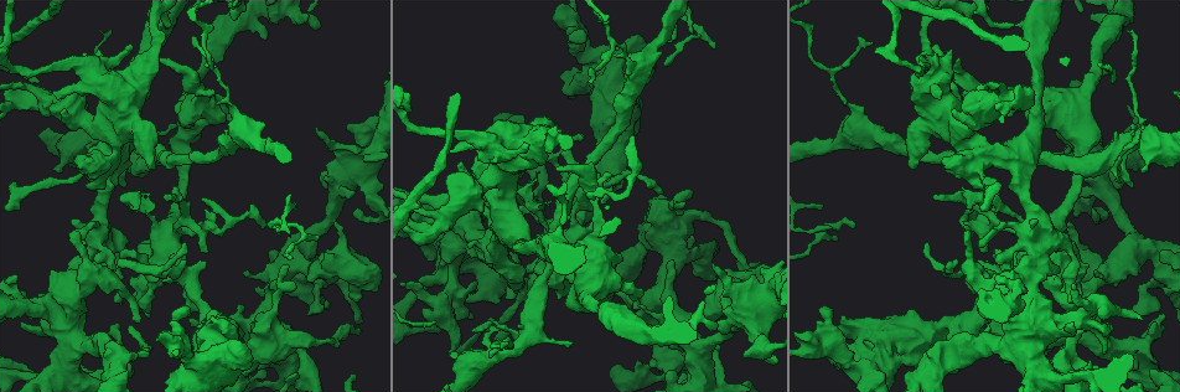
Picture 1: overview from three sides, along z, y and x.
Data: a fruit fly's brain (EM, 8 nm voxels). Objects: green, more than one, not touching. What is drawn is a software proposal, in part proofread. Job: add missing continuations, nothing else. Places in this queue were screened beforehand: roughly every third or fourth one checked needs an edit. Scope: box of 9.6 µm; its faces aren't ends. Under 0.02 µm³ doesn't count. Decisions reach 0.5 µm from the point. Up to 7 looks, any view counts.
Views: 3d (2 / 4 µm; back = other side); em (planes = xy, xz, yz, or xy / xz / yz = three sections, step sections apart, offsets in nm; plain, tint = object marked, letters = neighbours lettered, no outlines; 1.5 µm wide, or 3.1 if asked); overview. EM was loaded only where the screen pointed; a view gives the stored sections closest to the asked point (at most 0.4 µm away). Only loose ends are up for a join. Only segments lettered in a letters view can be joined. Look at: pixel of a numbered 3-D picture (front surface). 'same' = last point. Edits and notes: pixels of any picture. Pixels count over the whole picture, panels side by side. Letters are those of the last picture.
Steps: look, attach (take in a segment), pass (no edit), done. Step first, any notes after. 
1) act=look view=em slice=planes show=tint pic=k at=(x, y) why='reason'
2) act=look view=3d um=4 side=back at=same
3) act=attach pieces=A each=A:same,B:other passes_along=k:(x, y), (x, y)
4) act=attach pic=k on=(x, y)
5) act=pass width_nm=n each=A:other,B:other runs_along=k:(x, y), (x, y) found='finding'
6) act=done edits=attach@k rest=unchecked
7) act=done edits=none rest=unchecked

act=look view=3d um=4 side=back pic=1 at=(693, 32) why='thin end'

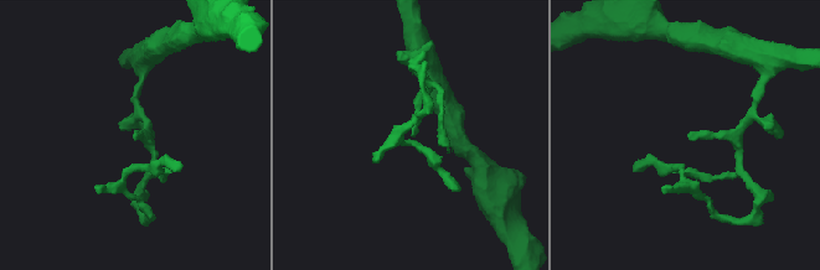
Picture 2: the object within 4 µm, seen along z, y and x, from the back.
act=look view=em slice=planes show=letters pic=2 at=(135, 140) why='shape alone is not enough'

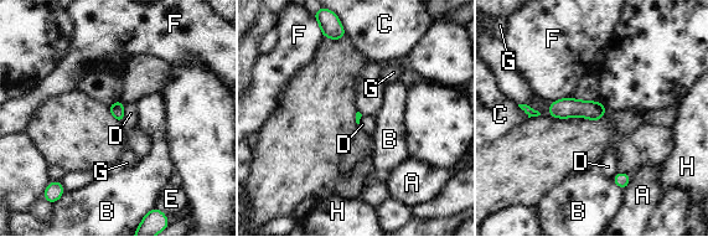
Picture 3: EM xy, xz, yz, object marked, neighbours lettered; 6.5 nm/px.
act=pass each=A:other,B:other,C:other,D:other,E:other,F:other,G:other,H:other border=3:(124, 103), (124, 118), (120, 122) found='none of them fits'

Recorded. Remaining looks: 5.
act=look view=em um=3.1 slice=planes show=letters pic=1 at=(210, 319) why='stops while still wide'

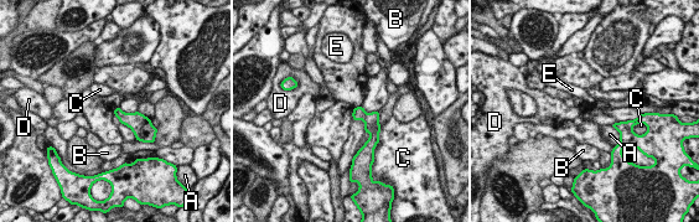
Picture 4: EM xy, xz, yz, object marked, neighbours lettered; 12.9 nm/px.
act=pass each=A:other,B:other,C:other,D:other,E:other border=4:(360, 106), (353, 108) found='no lettered segment goes on from it'

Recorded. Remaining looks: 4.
act=look view=em slice=planes show=letters pic=1 at=(997, 277) why='branch stops here'

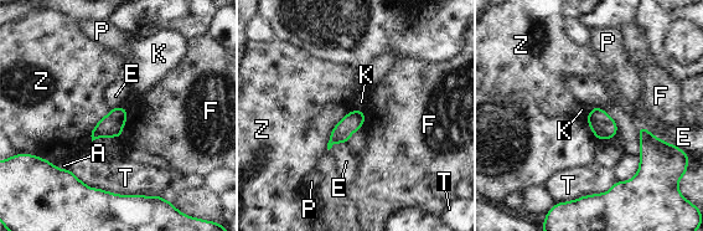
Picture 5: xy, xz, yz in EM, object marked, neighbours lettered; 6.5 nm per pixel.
act=pass each=A:other,E:other,F:other,K:other,P:other,T:other,Z:other found='no lettered segment goes on from it'

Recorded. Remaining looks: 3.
act=done edits=none rest=unchecked

